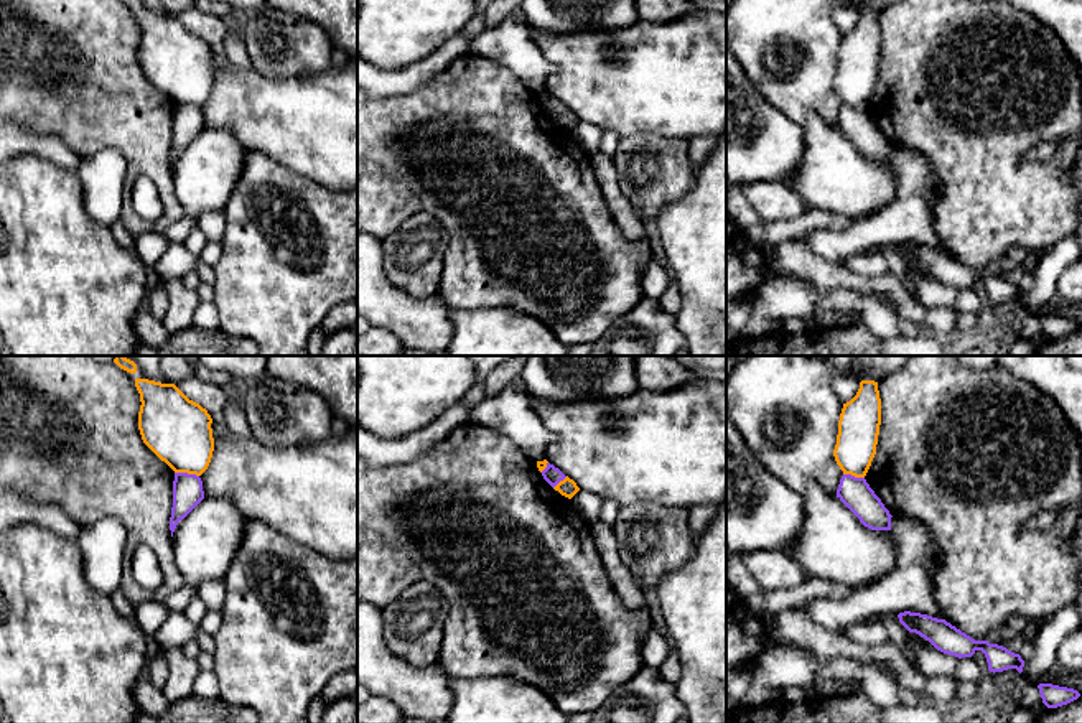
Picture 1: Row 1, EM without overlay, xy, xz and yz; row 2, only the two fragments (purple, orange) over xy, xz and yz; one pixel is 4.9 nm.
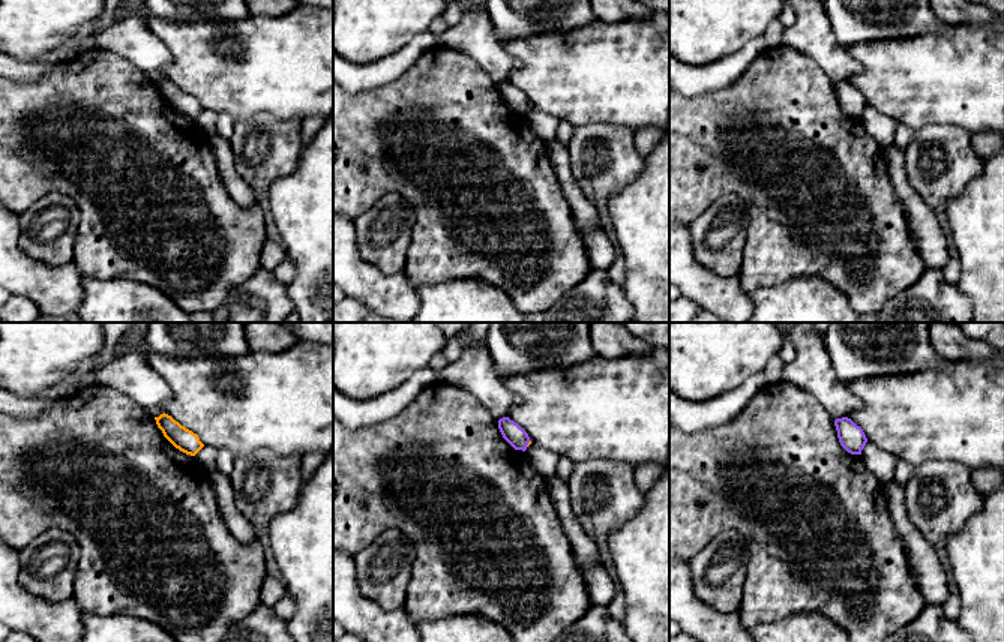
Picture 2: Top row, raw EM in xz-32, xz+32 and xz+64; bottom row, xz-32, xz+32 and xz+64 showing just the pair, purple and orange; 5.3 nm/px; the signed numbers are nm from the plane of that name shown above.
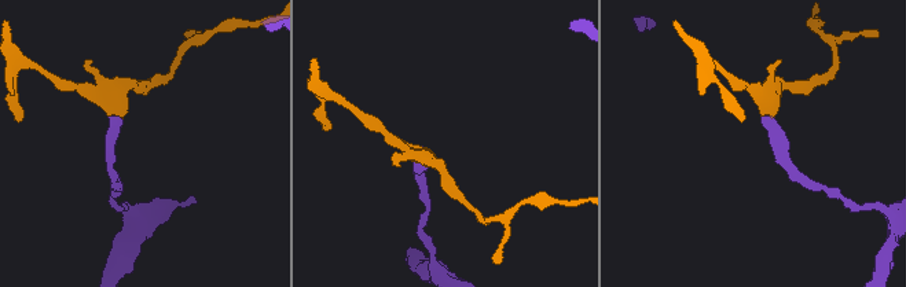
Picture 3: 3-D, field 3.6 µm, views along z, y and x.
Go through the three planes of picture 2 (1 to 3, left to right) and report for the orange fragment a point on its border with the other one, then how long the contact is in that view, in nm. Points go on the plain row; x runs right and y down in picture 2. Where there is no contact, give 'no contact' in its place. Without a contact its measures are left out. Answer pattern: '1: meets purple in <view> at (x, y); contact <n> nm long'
1: no contact
2: meets purple in xz+32 at (527, 108); contact 40 nm long
3: no contact

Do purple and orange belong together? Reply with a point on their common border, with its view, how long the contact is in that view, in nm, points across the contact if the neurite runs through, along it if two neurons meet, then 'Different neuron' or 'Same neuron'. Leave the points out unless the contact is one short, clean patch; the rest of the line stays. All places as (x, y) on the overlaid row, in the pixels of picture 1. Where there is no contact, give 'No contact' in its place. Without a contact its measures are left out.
Touches purple at xy (186, 473). Shared border 120 nm. Boundary: xy (175, 471), (198, 476). Different neuron

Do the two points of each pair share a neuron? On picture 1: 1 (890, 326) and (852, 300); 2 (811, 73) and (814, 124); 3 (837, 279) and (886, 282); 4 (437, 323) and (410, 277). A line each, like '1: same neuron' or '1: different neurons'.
1: same neuron
2: different neurons
3: same neuron
4: different neurons

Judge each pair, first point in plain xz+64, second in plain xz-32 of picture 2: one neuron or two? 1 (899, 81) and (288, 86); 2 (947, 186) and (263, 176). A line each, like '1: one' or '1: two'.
1: one
2: one

